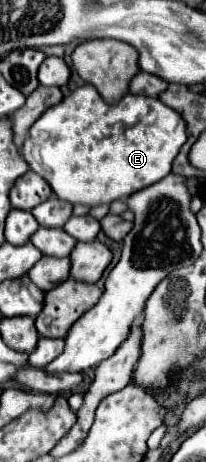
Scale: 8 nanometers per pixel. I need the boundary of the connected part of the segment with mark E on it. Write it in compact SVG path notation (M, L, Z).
M93 85L77 87L61 103L49 107L41 119L29 129L29 137L21 149L29 167L39 173L55 191L55 195L71 205L109 205L115 199L127 199L135 191L141 191L165 175L171 173L171 163L179 149L187 141L185 121L171 107L159 99L127 93L119 103L109 105L101 99Z

